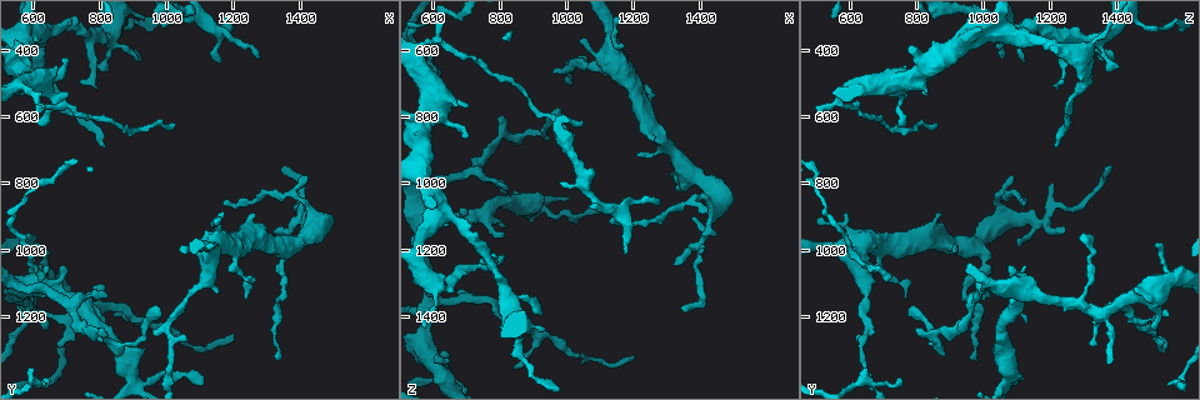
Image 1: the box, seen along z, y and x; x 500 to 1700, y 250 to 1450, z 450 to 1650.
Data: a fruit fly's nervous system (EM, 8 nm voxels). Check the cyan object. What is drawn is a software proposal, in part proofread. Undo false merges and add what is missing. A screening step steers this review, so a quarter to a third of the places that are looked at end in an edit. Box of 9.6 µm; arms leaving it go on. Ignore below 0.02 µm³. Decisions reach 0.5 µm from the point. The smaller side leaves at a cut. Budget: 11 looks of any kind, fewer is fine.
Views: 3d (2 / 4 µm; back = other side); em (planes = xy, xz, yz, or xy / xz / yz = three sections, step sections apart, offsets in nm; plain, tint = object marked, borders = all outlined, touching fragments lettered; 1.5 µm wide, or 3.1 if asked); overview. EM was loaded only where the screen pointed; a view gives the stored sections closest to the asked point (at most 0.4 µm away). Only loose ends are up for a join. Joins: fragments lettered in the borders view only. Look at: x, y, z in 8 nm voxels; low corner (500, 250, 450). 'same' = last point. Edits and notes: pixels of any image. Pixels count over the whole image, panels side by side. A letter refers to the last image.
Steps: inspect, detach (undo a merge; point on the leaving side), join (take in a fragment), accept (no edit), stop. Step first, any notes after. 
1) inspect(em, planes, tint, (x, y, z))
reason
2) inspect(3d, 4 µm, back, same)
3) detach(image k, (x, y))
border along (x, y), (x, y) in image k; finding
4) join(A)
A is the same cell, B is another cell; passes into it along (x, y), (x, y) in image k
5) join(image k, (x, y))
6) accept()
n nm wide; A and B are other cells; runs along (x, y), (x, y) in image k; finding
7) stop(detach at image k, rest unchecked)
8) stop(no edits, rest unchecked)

inspect(3d, 2 µm, (680, 1290, 1340))
free end

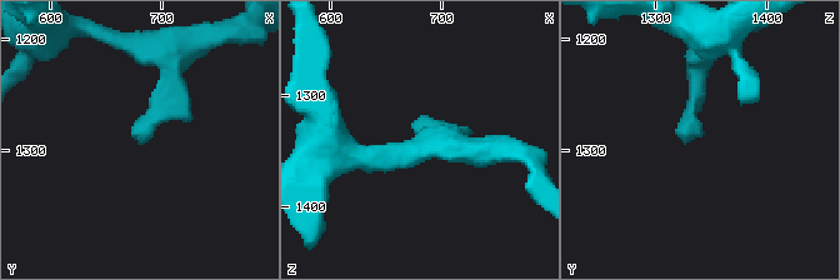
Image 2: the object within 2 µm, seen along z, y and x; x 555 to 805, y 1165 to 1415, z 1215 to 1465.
inspect(em, planes, borders, (680, 1284, 1334))
now the EM

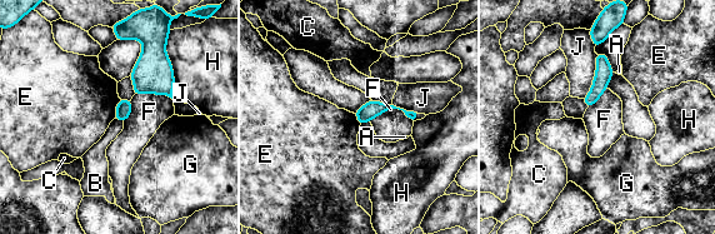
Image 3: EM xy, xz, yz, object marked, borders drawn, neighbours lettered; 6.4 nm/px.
accept()
100 nm wide; A, B, C, E, F, G, H and J are other cells; runs along (359, 114), (385, 106), (410, 114) in image 3; none of them fits

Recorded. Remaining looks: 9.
inspect(3d, 4 µm, (1050, 1020, 560))
tapers out

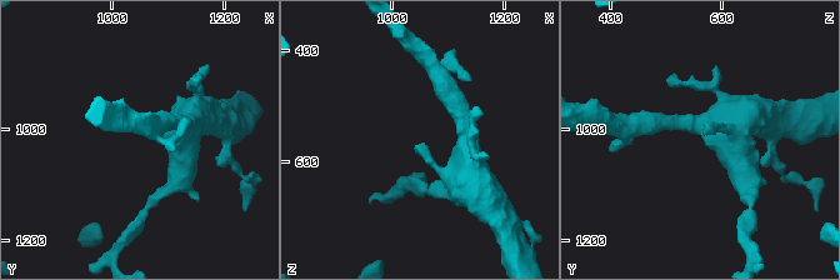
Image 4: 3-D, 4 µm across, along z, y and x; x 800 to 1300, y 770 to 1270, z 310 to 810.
inspect(em, planes, tint, (1050, 1010, 570))
shape alone is not enough

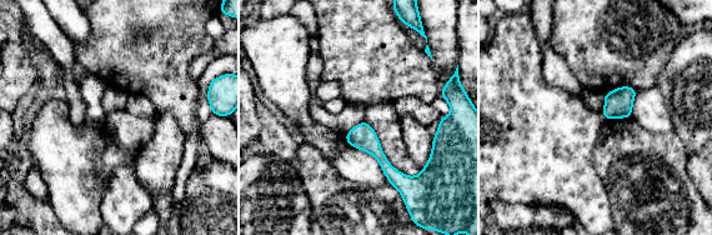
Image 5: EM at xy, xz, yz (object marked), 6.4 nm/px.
inspect(em, planes, borders, same)

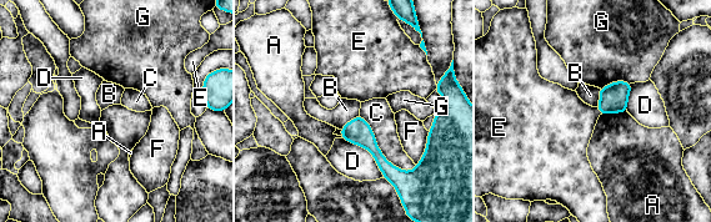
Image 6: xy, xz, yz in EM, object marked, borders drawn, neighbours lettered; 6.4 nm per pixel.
accept()
C touches over 500 nm; A, B, C, D, E, F and G are other cells; none of them fits

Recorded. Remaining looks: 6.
inspect(em, planes, plain, (1060, 1280, 630))
tapers out

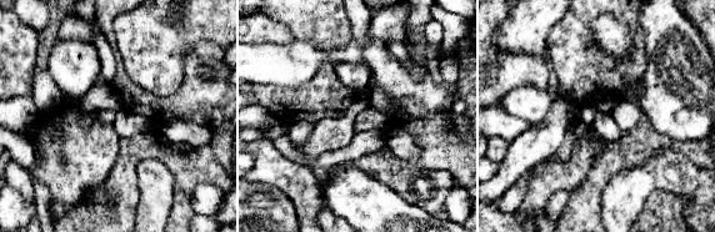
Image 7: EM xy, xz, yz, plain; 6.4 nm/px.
inspect(em, planes, borders, same)

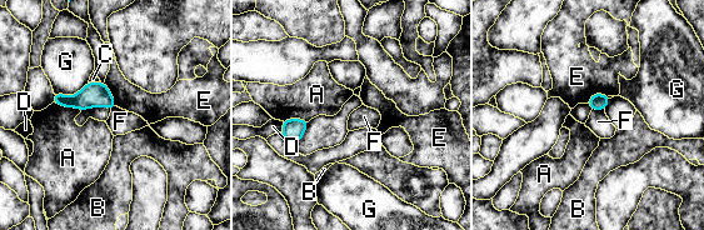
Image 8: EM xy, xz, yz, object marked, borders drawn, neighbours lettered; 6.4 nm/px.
accept()
A, B, C, D, E, F and G are other cells; border along (593, 108), (604, 110) in image 8; none of them fits

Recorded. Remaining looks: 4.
inspect(3d, 2 µm, (810, 1230, 800))
branch stops here

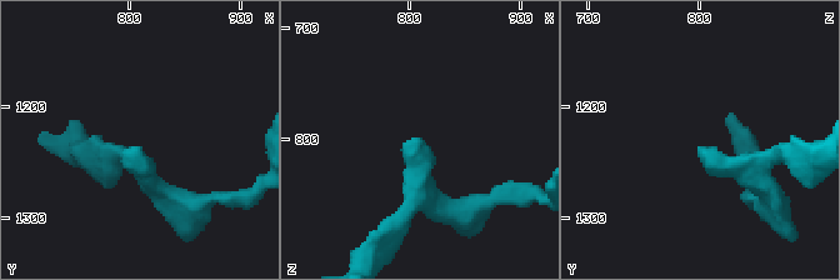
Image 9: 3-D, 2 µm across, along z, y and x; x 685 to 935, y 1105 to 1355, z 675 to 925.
inspect(em, planes, borders, (808, 1236, 800))

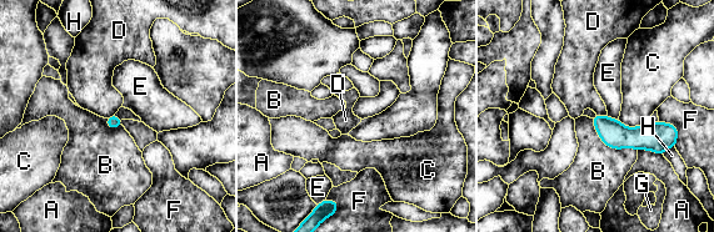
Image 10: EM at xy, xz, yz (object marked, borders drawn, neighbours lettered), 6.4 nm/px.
accept()
B touches over 360 nm; A, B, C, D, E, F, G and H are other cells; border along (597, 114), (607, 116) in image 10; none of them fits

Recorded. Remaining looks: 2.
stop(no edits, rest unchecked)

